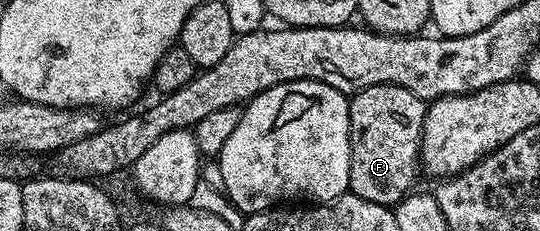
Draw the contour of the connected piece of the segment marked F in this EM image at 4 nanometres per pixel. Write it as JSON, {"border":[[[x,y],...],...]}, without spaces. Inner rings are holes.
{"border":[[[379,84],[378,86],[370,86],[366,90],[362,90],[361,92],[355,93],[348,101],[348,117],[350,118],[350,146],[352,149],[350,150],[350,182],[348,183],[348,192],[351,195],[357,196],[358,198],[366,198],[366,202],[374,202],[375,204],[386,204],[389,206],[395,206],[400,203],[401,200],[404,199],[405,196],[409,195],[413,191],[414,185],[412,183],[416,180],[416,168],[418,172],[418,165],[421,163],[420,159],[420,139],[422,138],[422,130],[424,129],[424,114],[426,111],[426,101],[422,98],[418,98],[418,94],[410,94],[410,90],[406,90],[402,86],[394,86],[393,84]]]}

